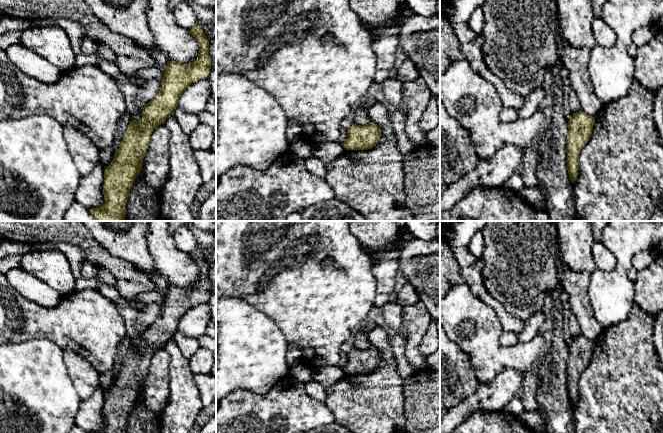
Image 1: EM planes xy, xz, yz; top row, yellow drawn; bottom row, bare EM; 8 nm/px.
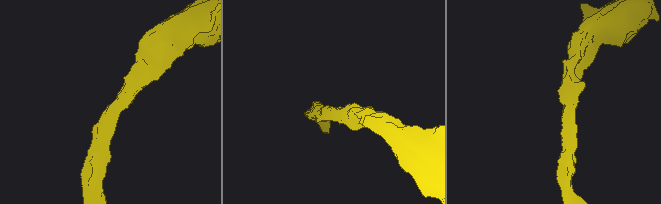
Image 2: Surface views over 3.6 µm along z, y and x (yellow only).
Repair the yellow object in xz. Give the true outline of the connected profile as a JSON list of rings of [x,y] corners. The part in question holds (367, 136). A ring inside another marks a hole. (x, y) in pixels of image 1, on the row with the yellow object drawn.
[[[375,123],[366,125],[353,124],[347,129],[348,137],[342,146],[346,150],[367,150],[379,143],[381,130]]]

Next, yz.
[[[580,110],[573,113],[568,121],[567,143],[567,170],[572,183],[575,182],[579,170],[579,154],[587,144],[593,131],[595,117]]]

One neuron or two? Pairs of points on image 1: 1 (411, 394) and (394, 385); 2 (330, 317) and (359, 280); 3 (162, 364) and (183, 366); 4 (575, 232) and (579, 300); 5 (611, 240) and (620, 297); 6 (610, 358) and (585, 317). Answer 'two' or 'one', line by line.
1: two
2: one
3: two
4: two
5: one
6: two

